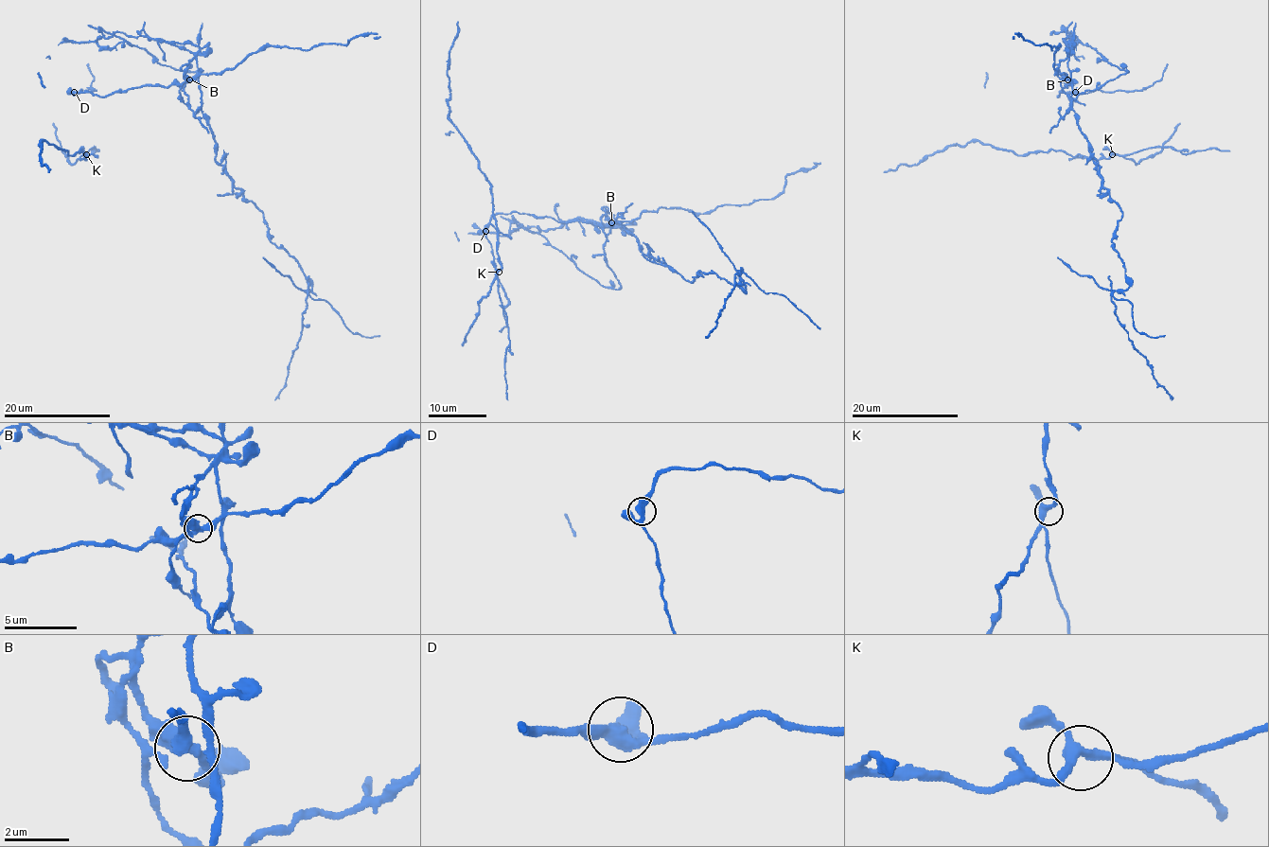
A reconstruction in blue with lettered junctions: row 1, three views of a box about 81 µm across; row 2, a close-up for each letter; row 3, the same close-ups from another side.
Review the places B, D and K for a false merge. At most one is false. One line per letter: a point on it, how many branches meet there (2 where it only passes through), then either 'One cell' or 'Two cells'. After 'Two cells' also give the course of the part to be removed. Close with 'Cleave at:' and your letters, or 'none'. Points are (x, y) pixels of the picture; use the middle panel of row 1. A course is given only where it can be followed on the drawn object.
B: Place: (611, 222). Branches: 3. Two cells. Course of the part to remove: (611, 221), (607, 213), (641, 251), (692, 283), (700, 272), (716, 273), (746, 290), (740, 270), (705, 336)
D: Place: (485, 231). Branches: 3. One cell
K: Place: (499, 272). Branches: 3. One cell
Cleave at: B

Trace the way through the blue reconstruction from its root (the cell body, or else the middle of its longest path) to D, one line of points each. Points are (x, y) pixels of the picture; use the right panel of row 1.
D: (1066, 86), (1058, 96), (1059, 92), (1075, 92)

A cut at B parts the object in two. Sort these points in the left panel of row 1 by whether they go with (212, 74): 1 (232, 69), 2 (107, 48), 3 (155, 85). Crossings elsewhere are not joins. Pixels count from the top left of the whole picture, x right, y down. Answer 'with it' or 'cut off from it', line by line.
1: with it
2: cut off from it
3: with it

